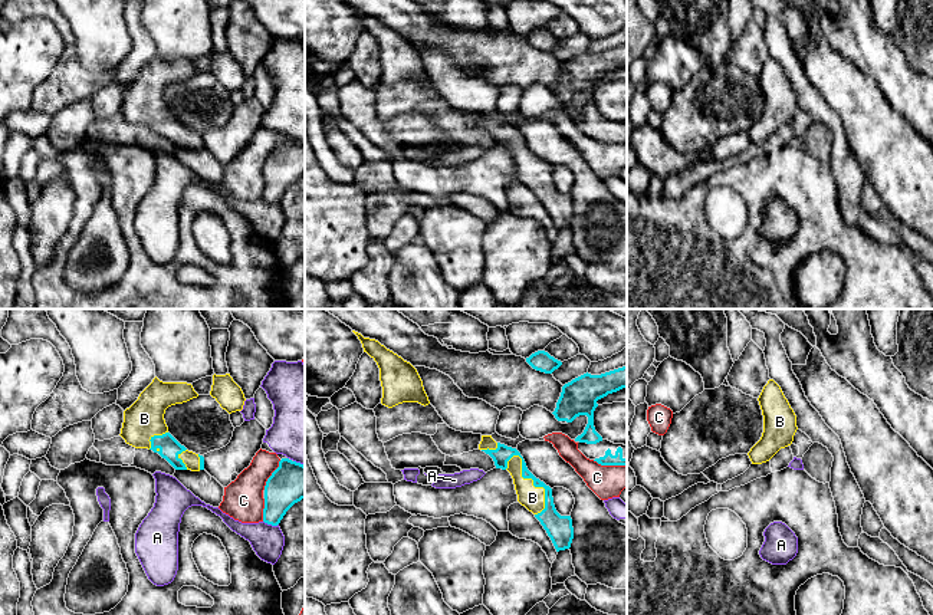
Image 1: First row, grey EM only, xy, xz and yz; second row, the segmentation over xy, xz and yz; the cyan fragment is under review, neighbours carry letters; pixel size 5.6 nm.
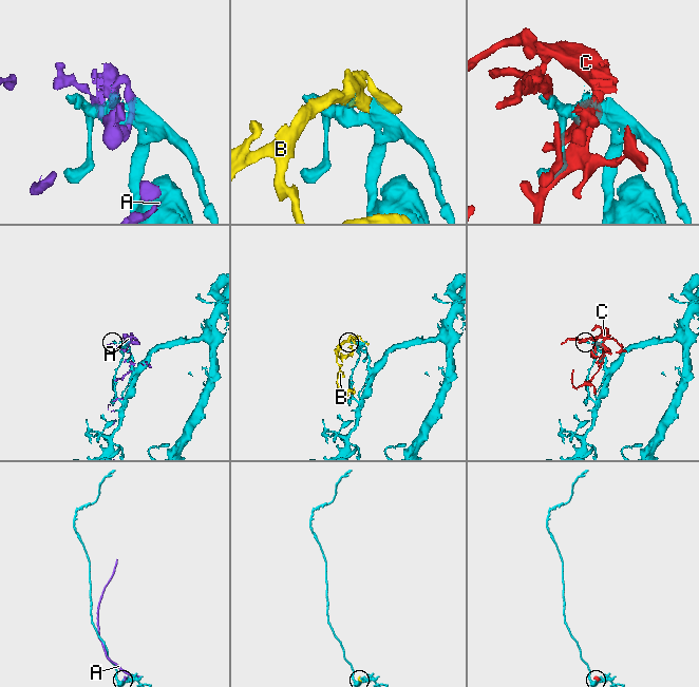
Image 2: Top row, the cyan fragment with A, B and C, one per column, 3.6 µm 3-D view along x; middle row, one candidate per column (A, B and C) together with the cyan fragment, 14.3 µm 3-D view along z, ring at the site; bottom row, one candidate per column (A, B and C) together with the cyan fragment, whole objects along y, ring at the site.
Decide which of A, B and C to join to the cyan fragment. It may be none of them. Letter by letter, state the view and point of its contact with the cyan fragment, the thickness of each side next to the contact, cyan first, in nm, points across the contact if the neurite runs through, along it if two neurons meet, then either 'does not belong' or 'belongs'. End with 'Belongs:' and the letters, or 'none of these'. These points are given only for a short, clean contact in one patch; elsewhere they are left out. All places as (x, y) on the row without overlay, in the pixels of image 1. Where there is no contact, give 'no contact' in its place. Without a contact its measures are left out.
A: contact xy (270, 201); calibres 220 and 180 nm; does not belong
B: contact xz (534, 161); calibres 120 and 130 nm; belongs
C: contact xy (272, 153); calibres 220 and 220 nm; does not belong
Belongs: B

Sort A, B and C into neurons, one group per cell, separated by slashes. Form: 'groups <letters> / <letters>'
groups A / B / C

